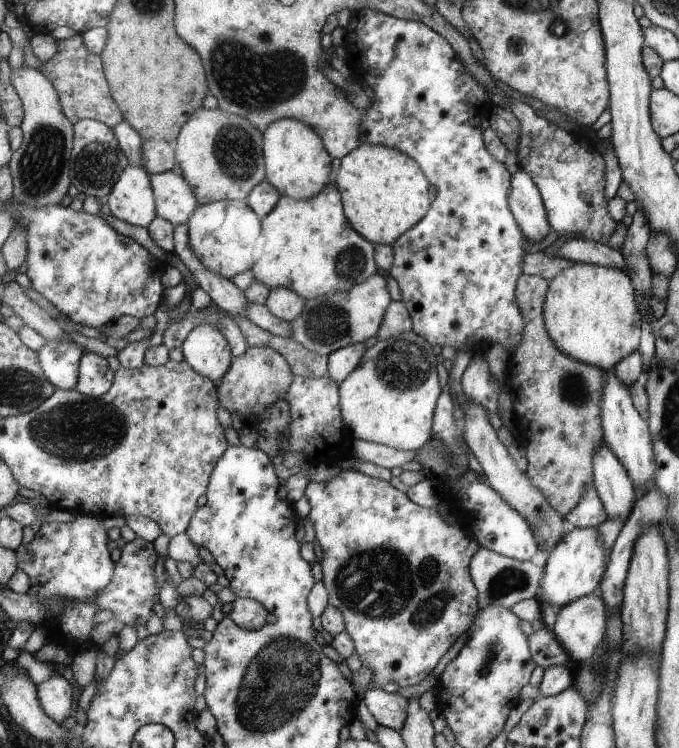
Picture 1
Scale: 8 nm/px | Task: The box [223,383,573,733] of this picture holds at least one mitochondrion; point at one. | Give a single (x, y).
(362, 585)

